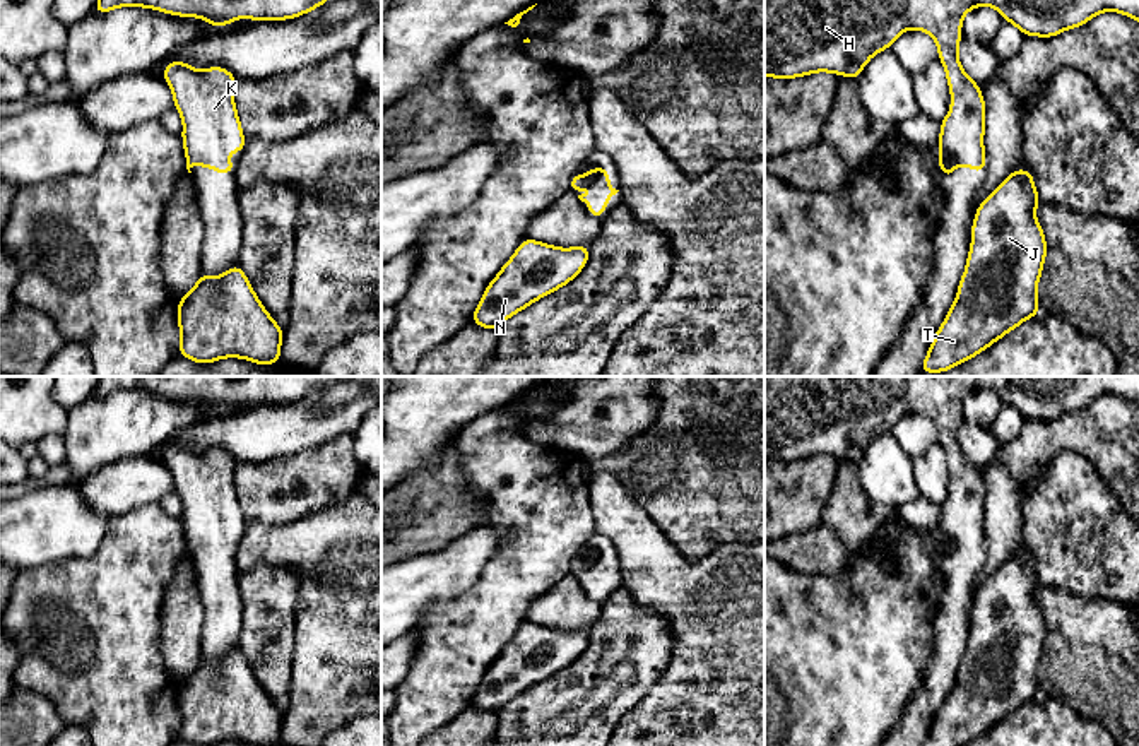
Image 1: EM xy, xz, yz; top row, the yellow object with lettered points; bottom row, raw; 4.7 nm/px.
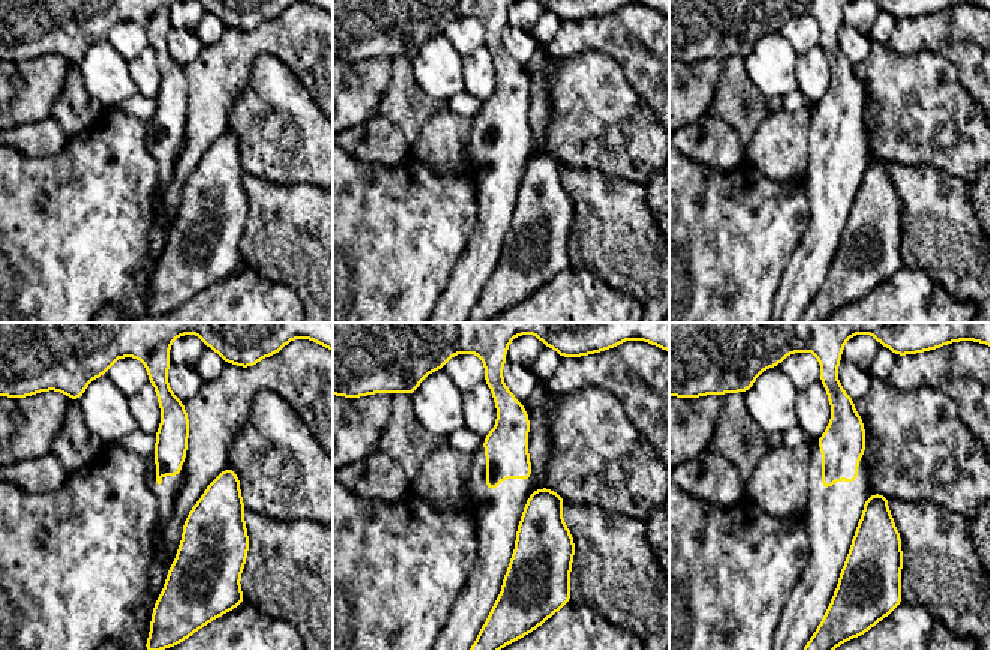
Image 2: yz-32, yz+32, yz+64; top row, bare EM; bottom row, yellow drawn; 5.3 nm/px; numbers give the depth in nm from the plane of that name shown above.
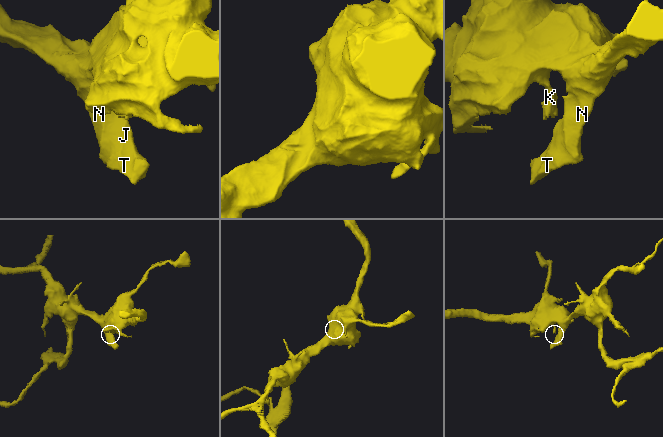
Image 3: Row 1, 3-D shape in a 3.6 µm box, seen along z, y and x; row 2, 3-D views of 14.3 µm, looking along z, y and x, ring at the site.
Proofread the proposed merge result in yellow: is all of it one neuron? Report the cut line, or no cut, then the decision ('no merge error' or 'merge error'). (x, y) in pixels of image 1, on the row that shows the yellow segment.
no cut | no merge error

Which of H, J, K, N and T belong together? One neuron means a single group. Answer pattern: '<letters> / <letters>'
H J K N T

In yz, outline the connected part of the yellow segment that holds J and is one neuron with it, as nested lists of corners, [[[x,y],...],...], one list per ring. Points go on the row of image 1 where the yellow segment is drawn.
[[[1028,169],[1012,171],[980,204],[971,226],[971,246],[958,296],[937,329],[920,373],[949,371],[1040,313],[1036,287],[1048,252],[1035,216],[1040,204],[1033,175]]]

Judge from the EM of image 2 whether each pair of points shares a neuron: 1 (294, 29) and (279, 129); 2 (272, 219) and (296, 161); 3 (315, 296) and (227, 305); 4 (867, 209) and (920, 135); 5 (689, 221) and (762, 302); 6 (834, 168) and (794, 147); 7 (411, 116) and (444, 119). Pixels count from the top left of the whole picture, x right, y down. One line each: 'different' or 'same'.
1: different
2: different
3: different
4: different
5: same
6: different
7: different

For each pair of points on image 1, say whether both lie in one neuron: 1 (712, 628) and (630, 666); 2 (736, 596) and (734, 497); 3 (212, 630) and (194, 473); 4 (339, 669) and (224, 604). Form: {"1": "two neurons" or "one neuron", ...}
{"1": "two neurons", "2": "two neurons", "3": "one neuron", "4": "two neurons"}

